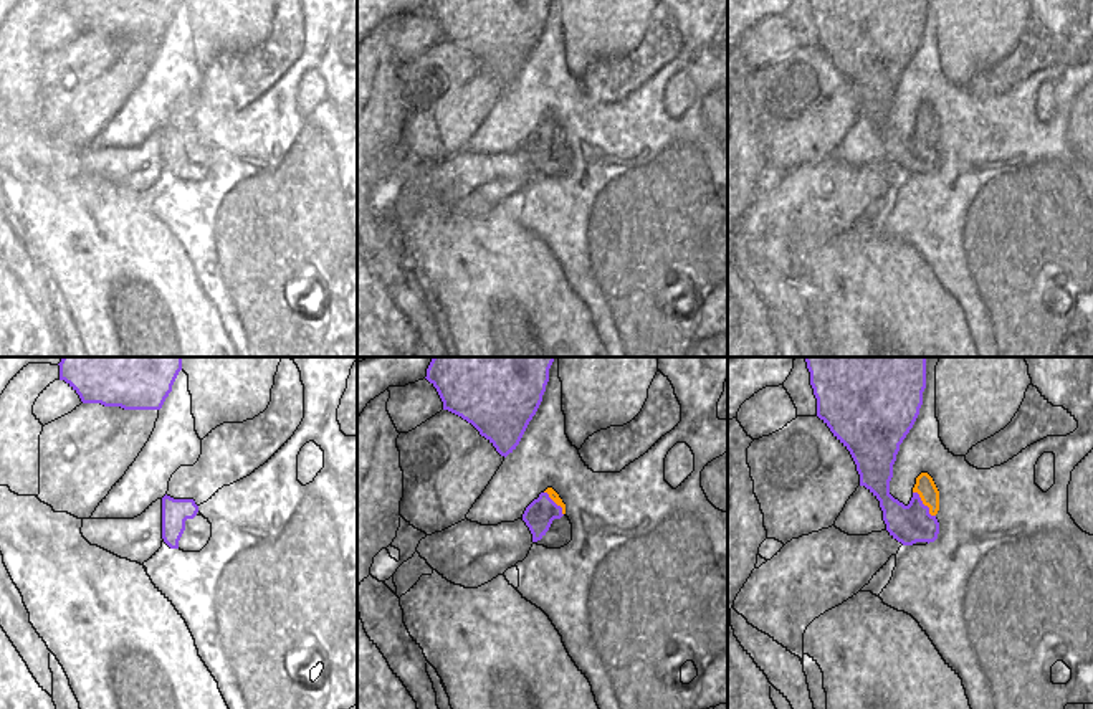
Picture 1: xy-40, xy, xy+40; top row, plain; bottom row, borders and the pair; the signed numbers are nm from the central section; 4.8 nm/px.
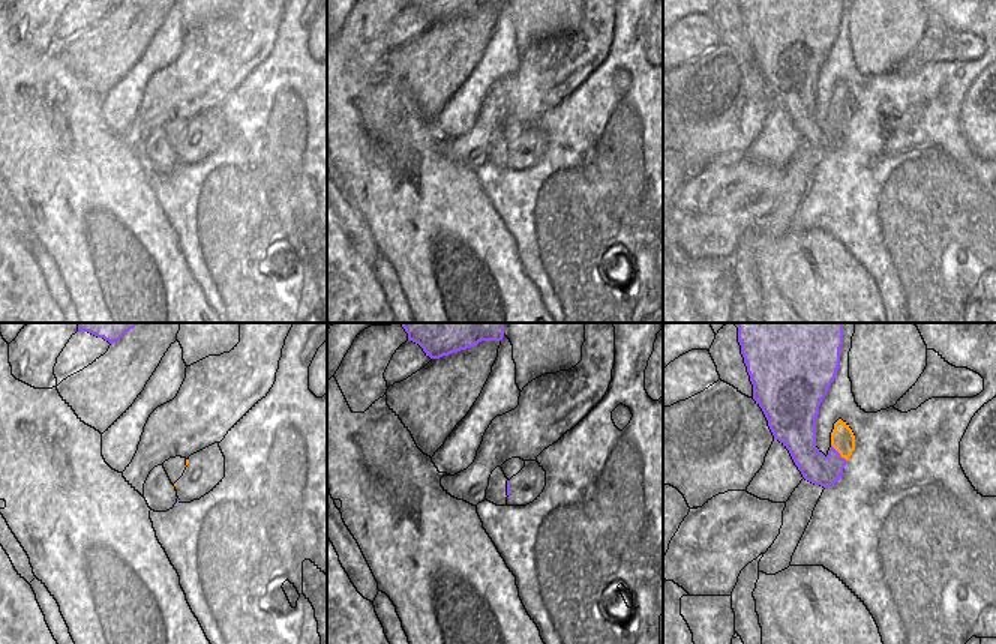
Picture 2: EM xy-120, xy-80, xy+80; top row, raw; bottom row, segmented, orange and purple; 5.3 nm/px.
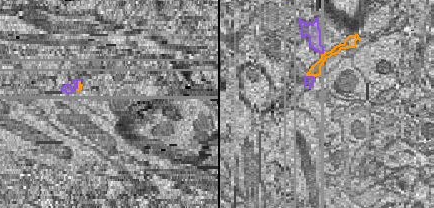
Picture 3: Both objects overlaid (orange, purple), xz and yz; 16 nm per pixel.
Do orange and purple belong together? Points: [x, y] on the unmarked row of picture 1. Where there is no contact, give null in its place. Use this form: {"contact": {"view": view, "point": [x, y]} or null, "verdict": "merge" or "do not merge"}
{"contact": {"view": "xy+40", "point": [925, 134]}, "verdict": "do not merge"}

